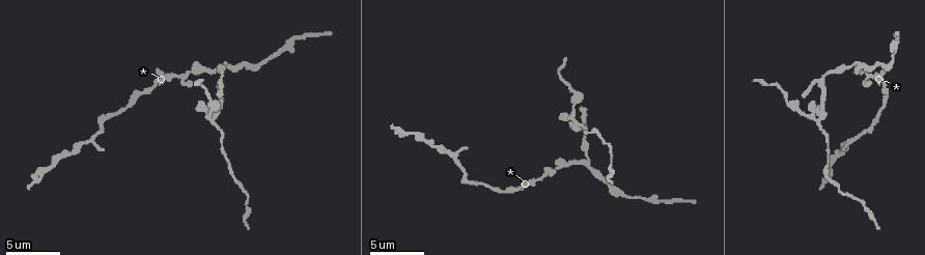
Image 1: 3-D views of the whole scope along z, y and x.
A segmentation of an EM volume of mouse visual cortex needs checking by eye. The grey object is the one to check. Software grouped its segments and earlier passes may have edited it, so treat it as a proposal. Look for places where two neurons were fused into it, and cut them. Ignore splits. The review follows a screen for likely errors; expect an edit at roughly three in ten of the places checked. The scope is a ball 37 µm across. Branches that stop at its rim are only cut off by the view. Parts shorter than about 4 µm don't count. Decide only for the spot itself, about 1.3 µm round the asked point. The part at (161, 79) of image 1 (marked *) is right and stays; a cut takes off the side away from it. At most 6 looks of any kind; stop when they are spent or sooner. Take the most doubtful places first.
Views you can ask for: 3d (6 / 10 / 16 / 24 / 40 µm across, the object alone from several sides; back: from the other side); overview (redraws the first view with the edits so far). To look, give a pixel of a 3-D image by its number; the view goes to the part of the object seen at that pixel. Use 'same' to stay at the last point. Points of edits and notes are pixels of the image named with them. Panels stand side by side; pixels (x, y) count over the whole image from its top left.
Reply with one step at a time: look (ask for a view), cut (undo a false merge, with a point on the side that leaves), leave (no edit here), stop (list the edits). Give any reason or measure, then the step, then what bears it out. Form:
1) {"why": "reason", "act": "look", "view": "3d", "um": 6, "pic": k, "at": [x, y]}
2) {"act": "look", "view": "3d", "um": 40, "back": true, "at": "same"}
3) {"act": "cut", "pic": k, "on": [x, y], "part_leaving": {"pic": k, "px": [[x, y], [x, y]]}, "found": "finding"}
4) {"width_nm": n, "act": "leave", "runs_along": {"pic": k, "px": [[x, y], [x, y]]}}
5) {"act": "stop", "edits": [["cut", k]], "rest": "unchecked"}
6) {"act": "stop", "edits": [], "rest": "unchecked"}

{"why": "branch point", "act": "look", "view": "3d", "um": 10, "pic": 1, "at": [815, 121]}

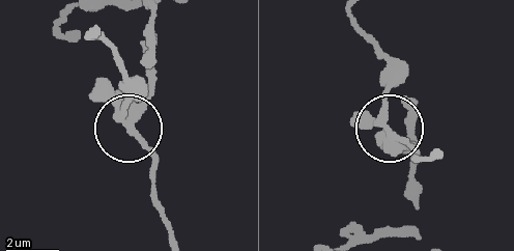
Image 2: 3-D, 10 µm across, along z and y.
{"width_nm": 310, "act": "cut", "pic": 2, "on": [364, 126], "part_leaving": {"pic": 2, "px": [[132, 112], [151, 163], [151, 197], [169, 236]]}, "found": "a second neuron is stuck on"}

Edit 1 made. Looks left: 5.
{"act": "look", "view": "overview"}

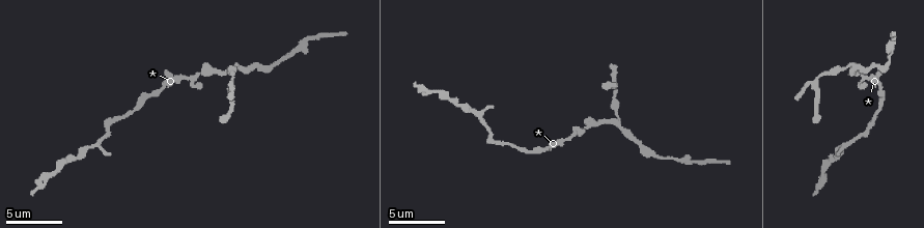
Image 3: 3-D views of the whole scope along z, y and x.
{"why": "side arm on a straight run", "act": "look", "view": "3d", "um": 6, "pic": 3, "at": [615, 114]}

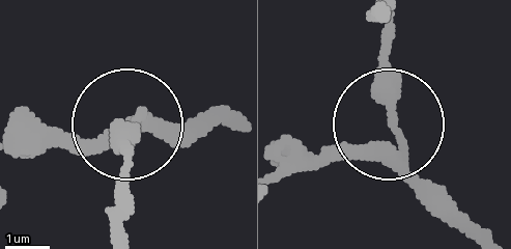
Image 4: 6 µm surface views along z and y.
{"side_arm_um": 7, "act": "leave", "found": "all the same neuron"}

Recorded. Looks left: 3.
{"why": "sudden change in width", "act": "look", "view": "3d", "um": 16, "pic": 3, "at": [675, 158]}

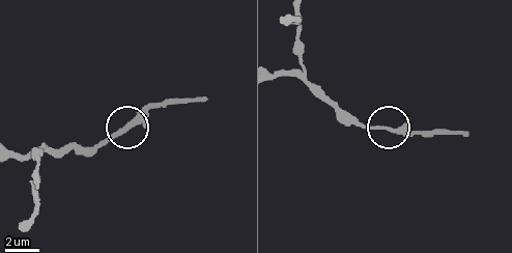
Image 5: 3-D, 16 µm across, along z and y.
{"width_nm": 240, "act": "leave", "found": "all the same neuron"}

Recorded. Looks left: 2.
{"act": "stop", "edits": [["cut", 2]], "rest": "unchecked"}

